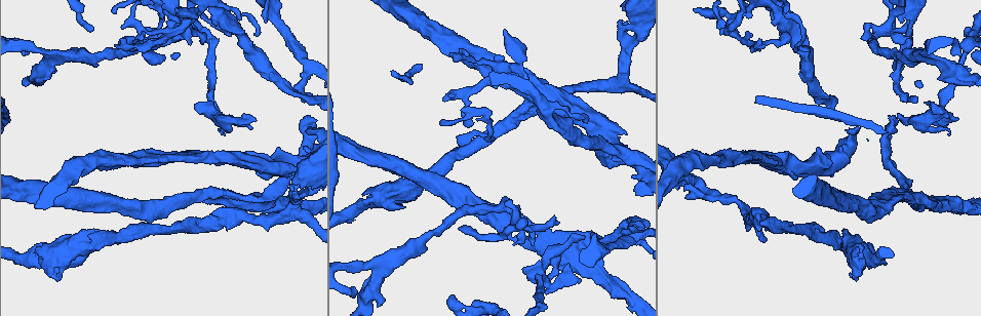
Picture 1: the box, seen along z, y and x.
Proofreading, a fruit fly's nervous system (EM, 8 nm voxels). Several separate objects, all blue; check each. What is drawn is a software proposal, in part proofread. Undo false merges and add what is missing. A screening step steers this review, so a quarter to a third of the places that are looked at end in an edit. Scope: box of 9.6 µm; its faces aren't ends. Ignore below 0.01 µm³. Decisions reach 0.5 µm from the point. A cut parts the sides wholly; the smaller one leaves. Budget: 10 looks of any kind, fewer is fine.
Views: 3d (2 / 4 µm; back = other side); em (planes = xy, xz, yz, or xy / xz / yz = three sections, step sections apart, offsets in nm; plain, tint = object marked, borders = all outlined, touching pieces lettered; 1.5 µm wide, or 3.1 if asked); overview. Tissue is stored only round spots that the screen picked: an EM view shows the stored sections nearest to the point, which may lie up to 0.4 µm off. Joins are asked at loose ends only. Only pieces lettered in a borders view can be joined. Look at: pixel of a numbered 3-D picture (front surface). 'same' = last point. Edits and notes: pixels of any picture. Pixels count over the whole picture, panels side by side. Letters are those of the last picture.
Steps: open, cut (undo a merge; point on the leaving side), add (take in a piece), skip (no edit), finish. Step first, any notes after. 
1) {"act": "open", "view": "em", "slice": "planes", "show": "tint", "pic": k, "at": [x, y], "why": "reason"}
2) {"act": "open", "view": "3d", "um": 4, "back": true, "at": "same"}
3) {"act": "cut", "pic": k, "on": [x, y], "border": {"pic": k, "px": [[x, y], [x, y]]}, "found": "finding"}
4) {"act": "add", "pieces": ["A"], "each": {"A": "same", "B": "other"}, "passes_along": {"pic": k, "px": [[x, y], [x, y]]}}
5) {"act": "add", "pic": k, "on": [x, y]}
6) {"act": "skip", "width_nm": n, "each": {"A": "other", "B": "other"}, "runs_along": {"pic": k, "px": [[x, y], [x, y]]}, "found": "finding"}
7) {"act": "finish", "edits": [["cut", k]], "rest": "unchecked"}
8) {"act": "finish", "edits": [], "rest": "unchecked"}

{"act": "open", "view": "em", "slice": "planes", "show": "plain", "pic": 1, "at": [452, 295], "why": "free end"}

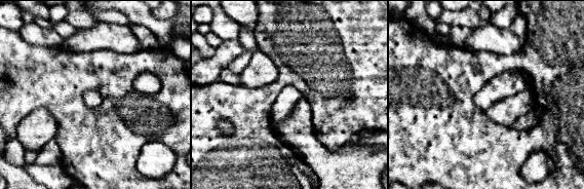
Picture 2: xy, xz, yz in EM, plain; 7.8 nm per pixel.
{"act": "open", "view": "em", "slice": "planes", "show": "borders", "at": "same"}

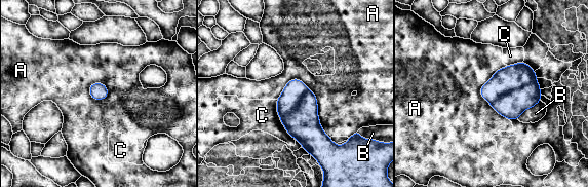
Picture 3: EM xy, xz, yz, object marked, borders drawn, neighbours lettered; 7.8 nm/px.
{"act": "skip", "each": {"A": "other", "B": "other", "C": "other"}, "border": {"pic": 3, "px": [[290, 79], [315, 96], [329, 138]]}, "found": "none of them fits"}

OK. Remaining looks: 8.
{"act": "open", "view": "3d", "um": 2, "pic": 1, "at": [902, 22], "why": "an open end"}

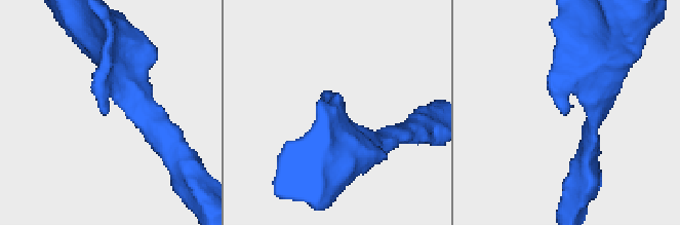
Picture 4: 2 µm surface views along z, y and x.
{"act": "open", "view": "em", "slice": "planes", "show": "borders", "pic": 4, "at": [563, 113]}

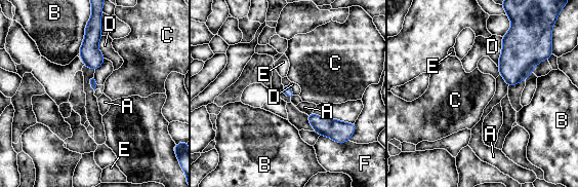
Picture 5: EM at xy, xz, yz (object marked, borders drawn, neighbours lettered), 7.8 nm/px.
{"act": "skip", "each": {"A": "other", "B": "other", "C": "other", "D": "other", "E": "other", "F": "other"}, "border": {"pic": 5, "px": [[502, 37], [502, 51], [497, 66]]}, "found": "no lettered piece goes on from it"}

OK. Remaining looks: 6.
{"act": "open", "view": "3d", "um": 2, "pic": 1, "at": [901, 119], "why": "free end"}

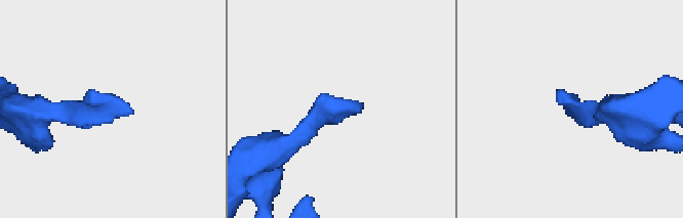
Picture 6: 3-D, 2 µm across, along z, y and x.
{"act": "open", "view": "em", "slice": "planes", "show": "tint", "pic": 6, "at": [128, 103], "why": "shape alone is not enough"}

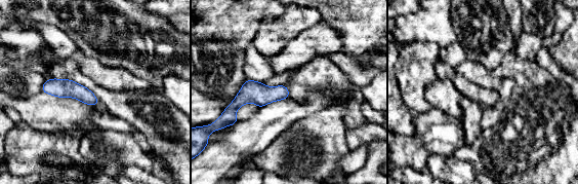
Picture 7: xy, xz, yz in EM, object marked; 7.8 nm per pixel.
{"act": "open", "view": "em", "slice": "planes", "show": "borders", "at": "same"}

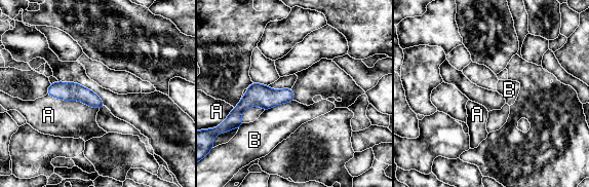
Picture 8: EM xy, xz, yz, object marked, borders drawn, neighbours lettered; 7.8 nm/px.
{"act": "skip", "width_nm": 120, "each": {"A": "other", "B": "other"}, "border": {"pic": 8, "px": [[295, 100], [280, 103], [264, 111]]}, "found": "no lettered piece goes on from it"}

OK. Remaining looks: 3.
{"act": "open", "view": "3d", "um": 4, "pic": 1, "at": [776, 160], "why": "branch stops here"}

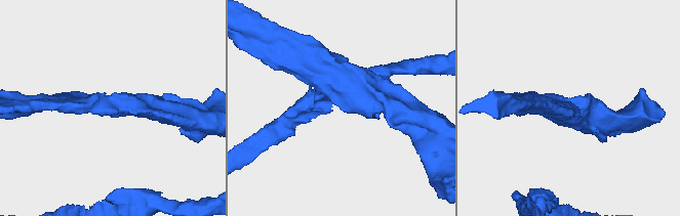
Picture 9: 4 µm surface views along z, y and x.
{"act": "open", "view": "em", "slice": "planes", "show": "borders", "pic": 9, "at": [345, 112]}

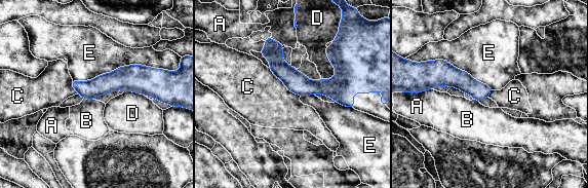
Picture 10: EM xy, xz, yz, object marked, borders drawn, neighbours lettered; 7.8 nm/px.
{"act": "skip", "each": {"A": "other", "B": "other", "C": "other", "D": "other", "E": "other"}, "border": {"pic": 10, "px": [[268, 68], [289, 90], [300, 97]]}, "found": "none of them fits"}

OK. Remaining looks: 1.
{"act": "finish", "edits": [], "rest": "unchecked"}

